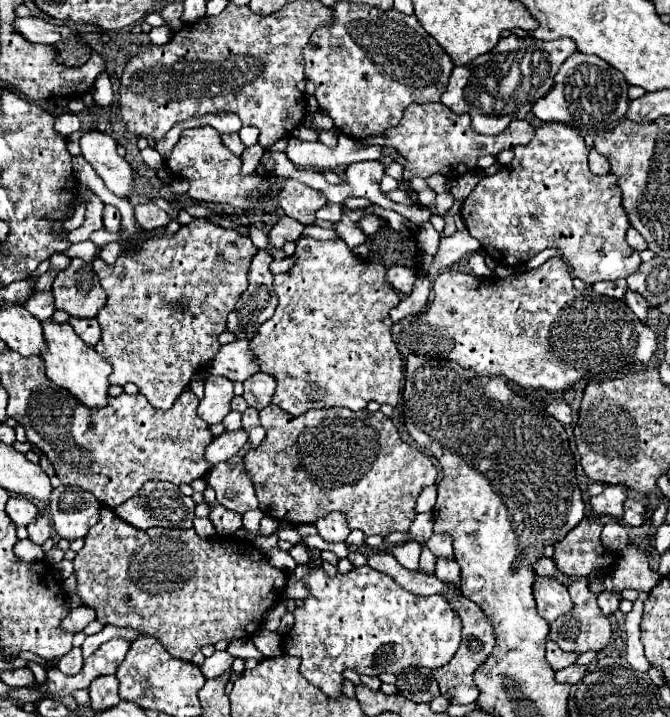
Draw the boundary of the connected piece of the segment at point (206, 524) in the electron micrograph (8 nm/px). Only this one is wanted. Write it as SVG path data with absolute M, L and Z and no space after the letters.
M195 518L193 528L195 528L195 532L199 534L199 538L203 538L203 540L217 536L217 532L215 532L215 528L213 528L213 524L211 524L209 518Z

